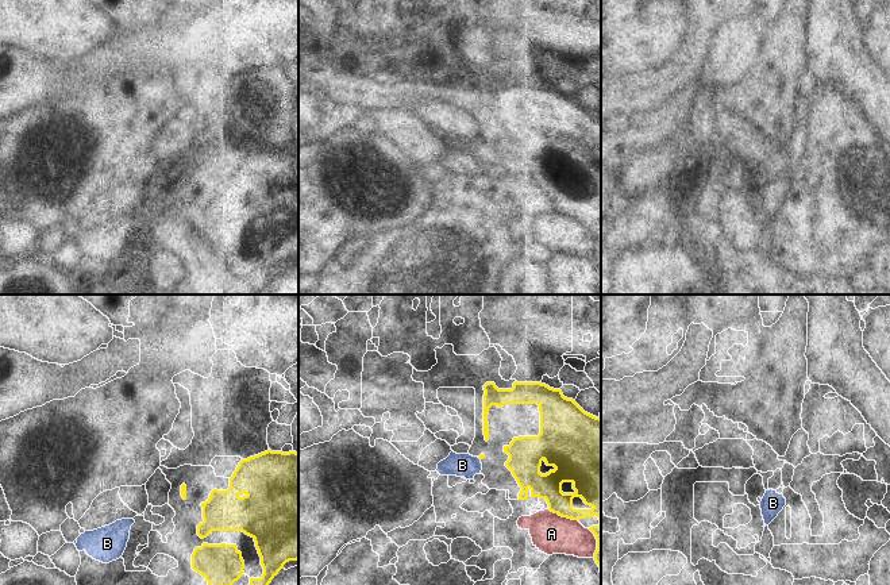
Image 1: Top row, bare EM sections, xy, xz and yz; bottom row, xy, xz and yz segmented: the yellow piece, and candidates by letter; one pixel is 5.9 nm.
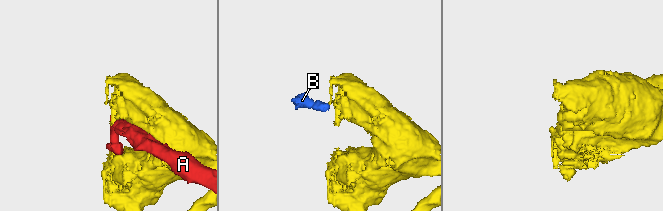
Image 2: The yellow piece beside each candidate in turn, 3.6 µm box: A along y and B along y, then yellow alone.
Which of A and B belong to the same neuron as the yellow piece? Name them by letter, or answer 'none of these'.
none of these

